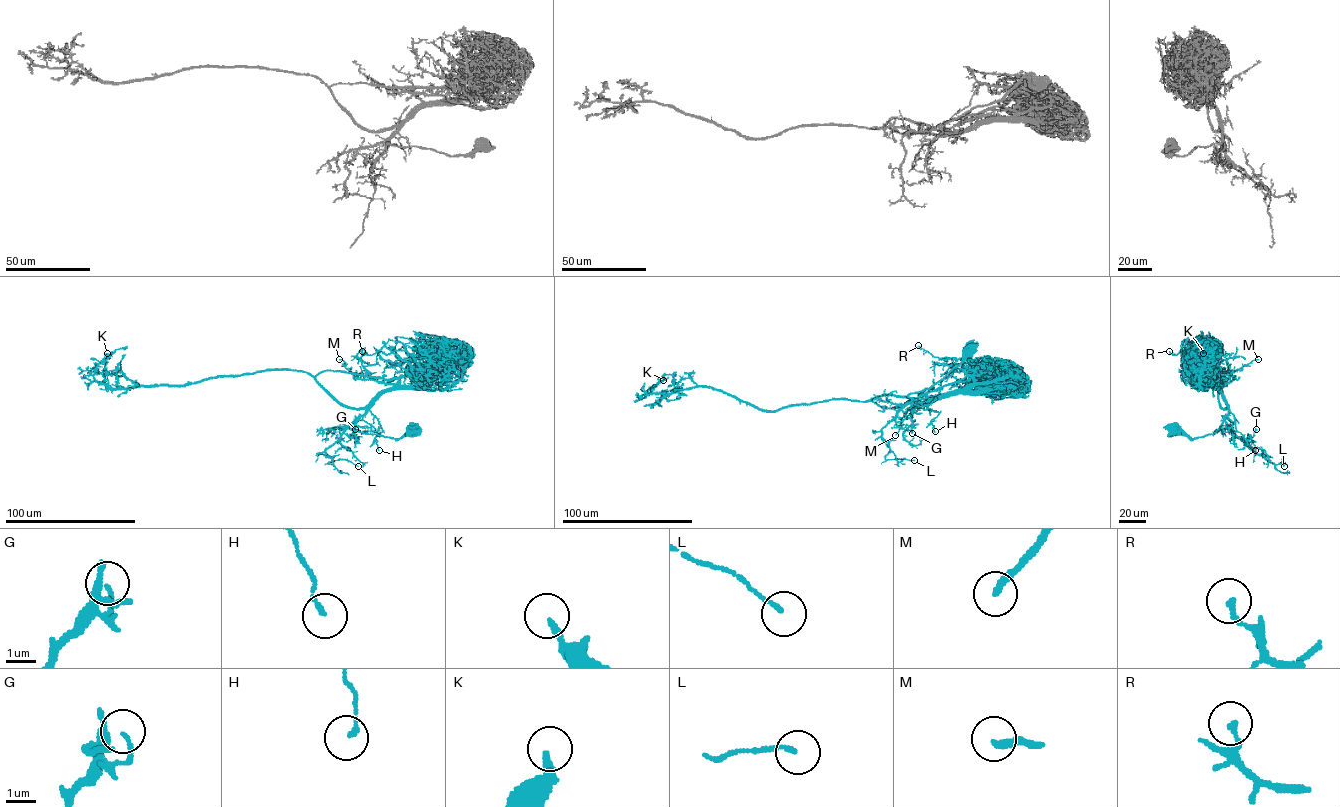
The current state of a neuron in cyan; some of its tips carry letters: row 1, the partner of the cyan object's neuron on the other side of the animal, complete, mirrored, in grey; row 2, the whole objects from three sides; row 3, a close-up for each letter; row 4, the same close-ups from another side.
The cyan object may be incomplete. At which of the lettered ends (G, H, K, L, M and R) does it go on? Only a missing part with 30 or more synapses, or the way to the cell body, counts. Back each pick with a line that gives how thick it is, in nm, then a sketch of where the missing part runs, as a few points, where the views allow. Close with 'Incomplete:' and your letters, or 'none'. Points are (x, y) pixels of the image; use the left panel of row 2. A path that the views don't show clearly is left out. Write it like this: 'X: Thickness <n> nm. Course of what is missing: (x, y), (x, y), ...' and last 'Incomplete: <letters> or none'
Incomplete: none

